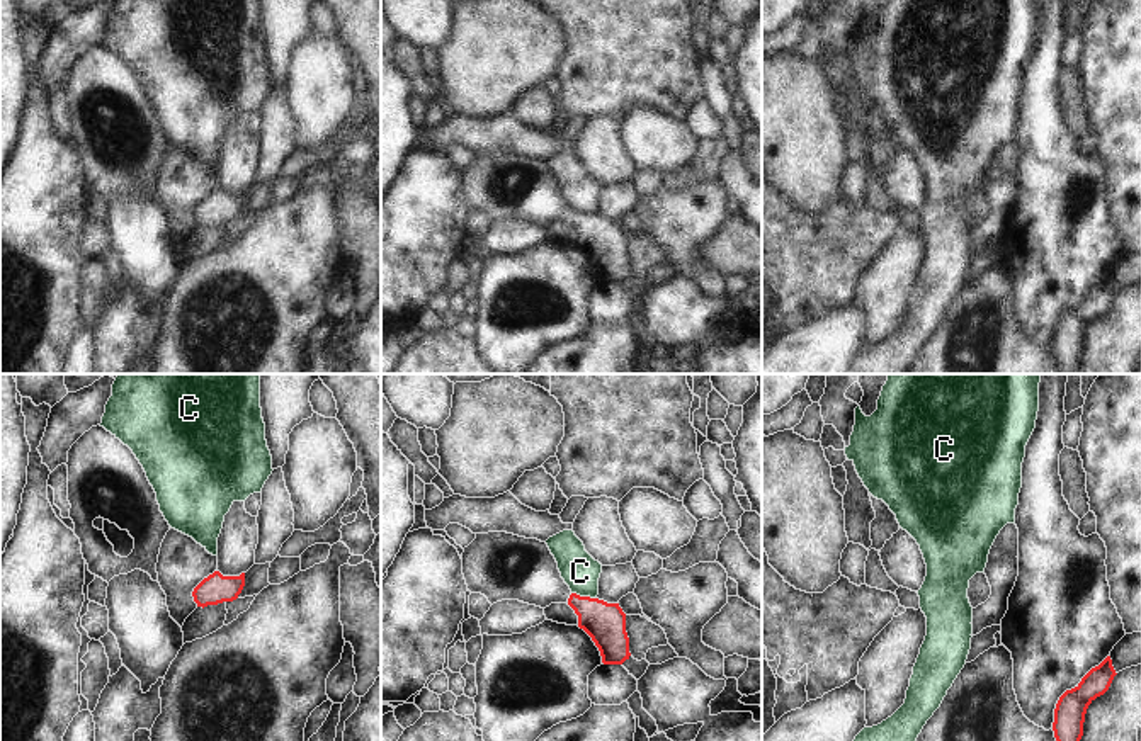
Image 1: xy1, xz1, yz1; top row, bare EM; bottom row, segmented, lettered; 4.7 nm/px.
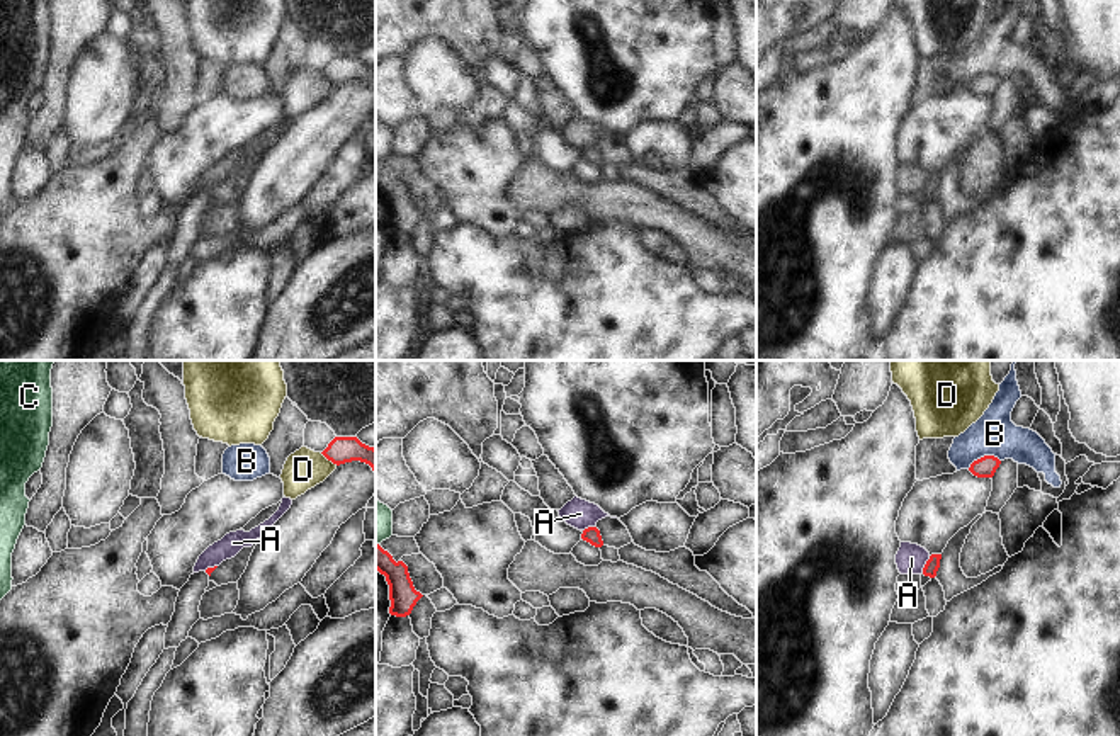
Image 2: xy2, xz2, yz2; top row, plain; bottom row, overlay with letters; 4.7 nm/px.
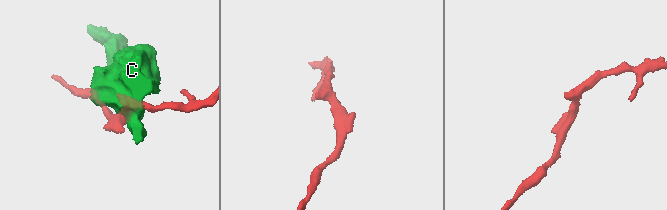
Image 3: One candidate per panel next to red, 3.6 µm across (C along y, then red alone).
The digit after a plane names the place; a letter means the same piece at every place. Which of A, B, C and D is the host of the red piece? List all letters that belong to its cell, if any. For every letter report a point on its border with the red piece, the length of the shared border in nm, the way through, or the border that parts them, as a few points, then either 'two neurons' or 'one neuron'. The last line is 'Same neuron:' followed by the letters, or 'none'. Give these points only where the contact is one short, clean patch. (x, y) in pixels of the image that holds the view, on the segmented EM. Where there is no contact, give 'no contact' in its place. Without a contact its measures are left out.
A: yz2 (925, 565) | 90 nm | along yz2 (930, 556), (922, 571) | two neurons
B: yz2 (984, 456) | 170 nm | along yz2 (1000, 459), (981, 456), (967, 468) | two neurons
C: xz1 (584, 597) | 120 nm | along xz1 (572, 592), (596, 599) | two neurons
D: xy2 (328, 459) | 110 nm | along xy2 (320, 452), (337, 464) | two neurons
Same neuron: none

